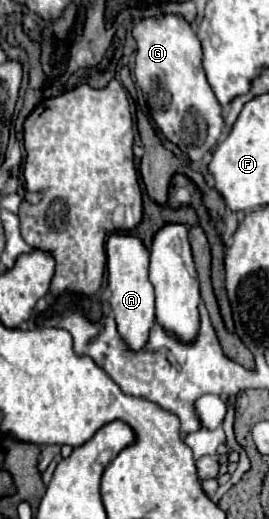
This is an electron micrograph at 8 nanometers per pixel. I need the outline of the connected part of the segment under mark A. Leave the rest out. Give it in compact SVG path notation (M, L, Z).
M110 234L106 242L106 268L110 288L110 312L118 324L118 332L130 350L140 350L154 324L154 288L148 280L148 248L134 234Z

